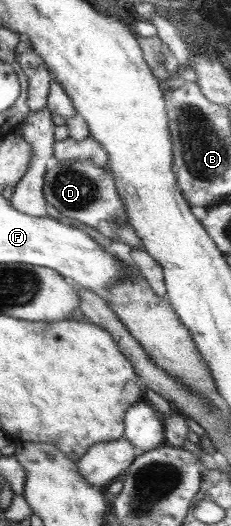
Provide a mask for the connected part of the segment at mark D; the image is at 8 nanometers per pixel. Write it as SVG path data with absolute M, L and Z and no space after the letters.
M92 161L54 162L54 165L45 170L43 179L43 197L50 208L55 208L66 218L93 228L112 243L122 243L130 249L142 246L134 229L128 224L124 206L115 189L113 175L102 167L93 165Z

